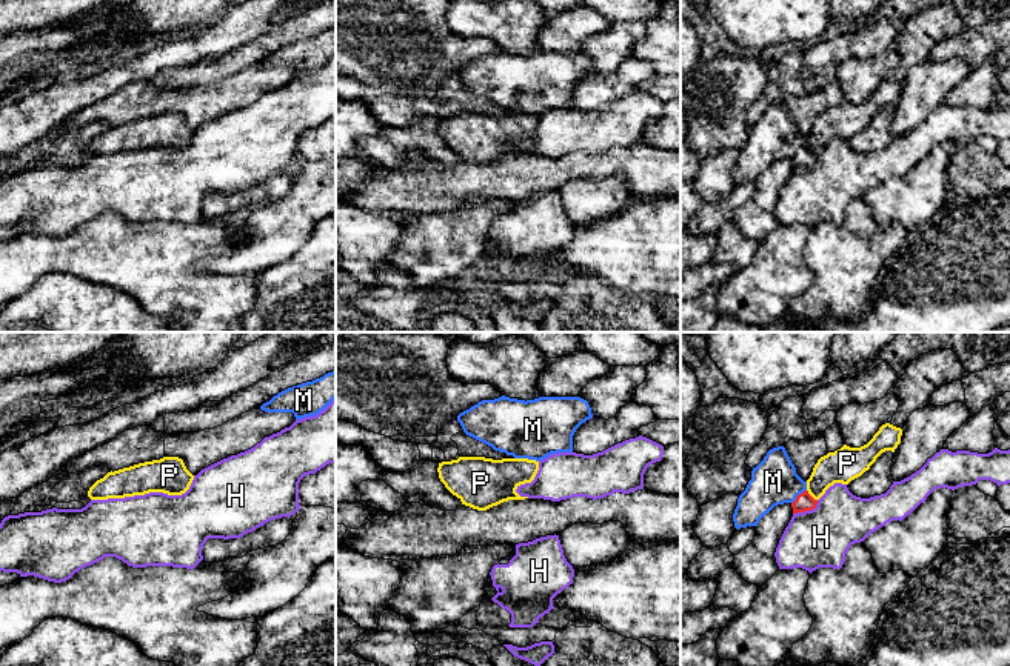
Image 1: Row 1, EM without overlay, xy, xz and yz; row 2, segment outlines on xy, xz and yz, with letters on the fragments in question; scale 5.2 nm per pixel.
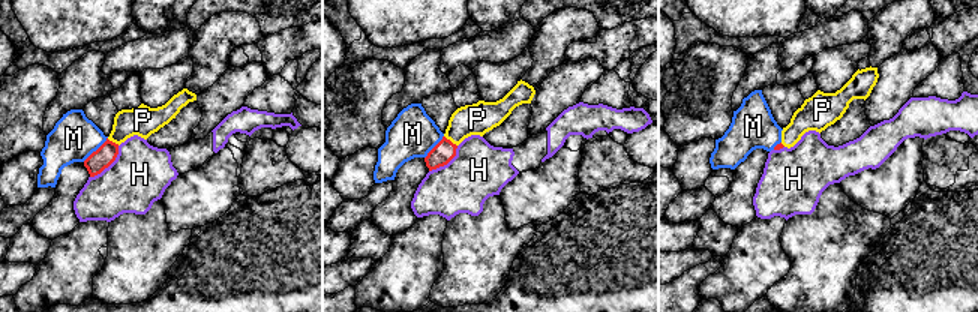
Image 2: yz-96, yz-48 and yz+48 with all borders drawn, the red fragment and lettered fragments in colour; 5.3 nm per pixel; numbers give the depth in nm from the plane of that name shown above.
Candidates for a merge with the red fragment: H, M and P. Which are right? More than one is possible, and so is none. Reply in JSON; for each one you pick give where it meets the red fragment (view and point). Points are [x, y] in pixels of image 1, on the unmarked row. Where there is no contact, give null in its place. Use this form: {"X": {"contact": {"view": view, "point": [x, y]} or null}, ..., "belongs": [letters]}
{"P": {"contact": {"view": "yz", "point": [810, 151]}}, "belongs": ["P"]}

